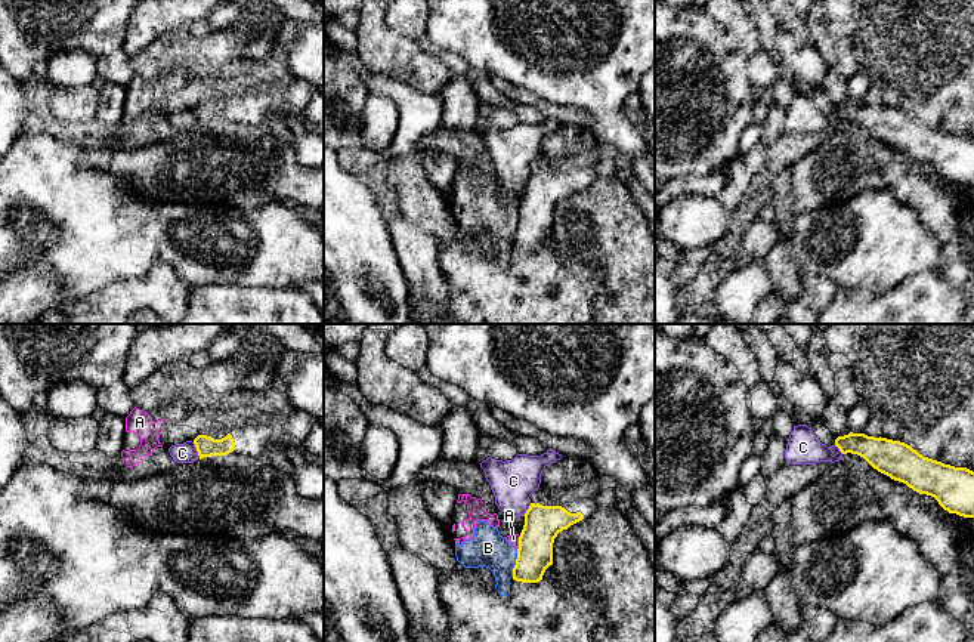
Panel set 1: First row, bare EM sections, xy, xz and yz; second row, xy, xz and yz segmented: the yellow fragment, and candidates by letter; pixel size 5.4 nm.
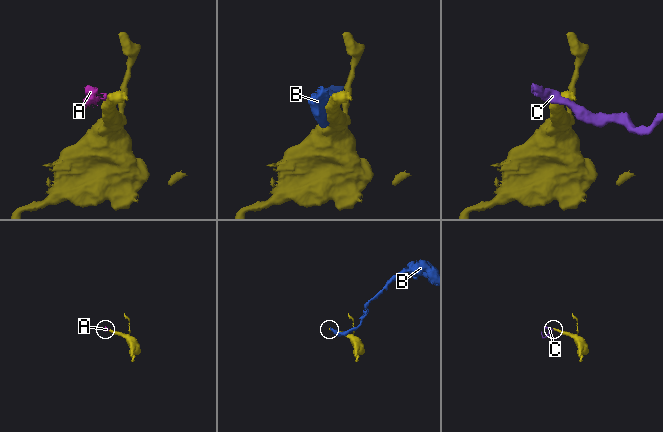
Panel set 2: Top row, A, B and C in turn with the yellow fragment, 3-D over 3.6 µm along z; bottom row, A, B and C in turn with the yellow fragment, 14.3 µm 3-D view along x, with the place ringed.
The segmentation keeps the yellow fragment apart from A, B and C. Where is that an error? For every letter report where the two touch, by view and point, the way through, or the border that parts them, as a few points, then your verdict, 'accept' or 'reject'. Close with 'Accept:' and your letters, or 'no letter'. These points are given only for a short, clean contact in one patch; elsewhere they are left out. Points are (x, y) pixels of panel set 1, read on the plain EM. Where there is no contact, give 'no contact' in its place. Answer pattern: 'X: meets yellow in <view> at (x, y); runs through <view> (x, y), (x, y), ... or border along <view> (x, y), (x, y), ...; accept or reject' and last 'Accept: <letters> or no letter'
A: meets yellow in xz at (519, 212); border along xz (520, 204), (516, 218); reject
B: meets yellow in xz at (516, 232); reject
C: meets yellow in xy at (197, 119); border along xy (192, 111), (200, 126); reject
Accept: no letter

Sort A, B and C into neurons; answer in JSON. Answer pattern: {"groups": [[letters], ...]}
{"groups": [["A", "B"], ["C"]]}

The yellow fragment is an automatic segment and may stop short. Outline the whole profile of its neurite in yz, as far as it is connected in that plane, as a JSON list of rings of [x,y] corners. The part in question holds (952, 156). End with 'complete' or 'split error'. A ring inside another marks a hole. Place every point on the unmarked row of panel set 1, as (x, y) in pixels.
[[[853,102],[838,105],[842,123],[863,126],[873,138],[934,166],[949,182],[974,186],[974,141],[924,126],[910,114],[887,107]]]; complete

